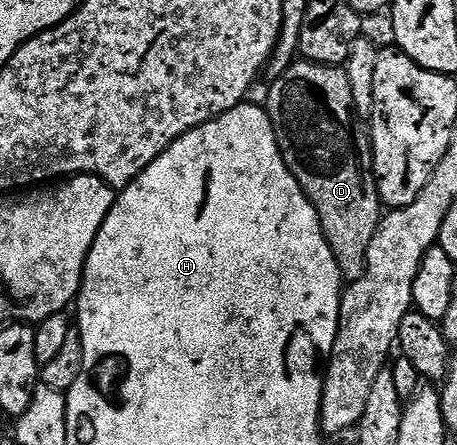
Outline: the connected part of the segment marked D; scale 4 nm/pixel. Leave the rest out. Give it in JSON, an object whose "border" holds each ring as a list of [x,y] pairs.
{"border":[[[295,61],[270,81],[272,83],[267,91],[265,110],[277,137],[277,149],[281,149],[281,157],[289,173],[293,173],[293,177],[307,194],[307,200],[311,202],[313,209],[317,209],[323,236],[333,249],[340,276],[347,281],[359,279],[363,276],[367,262],[367,250],[381,222],[381,204],[374,182],[369,181],[368,172],[366,175],[359,164],[359,151],[355,148],[353,91],[349,89],[346,70],[342,66],[326,67],[323,63]]]}

